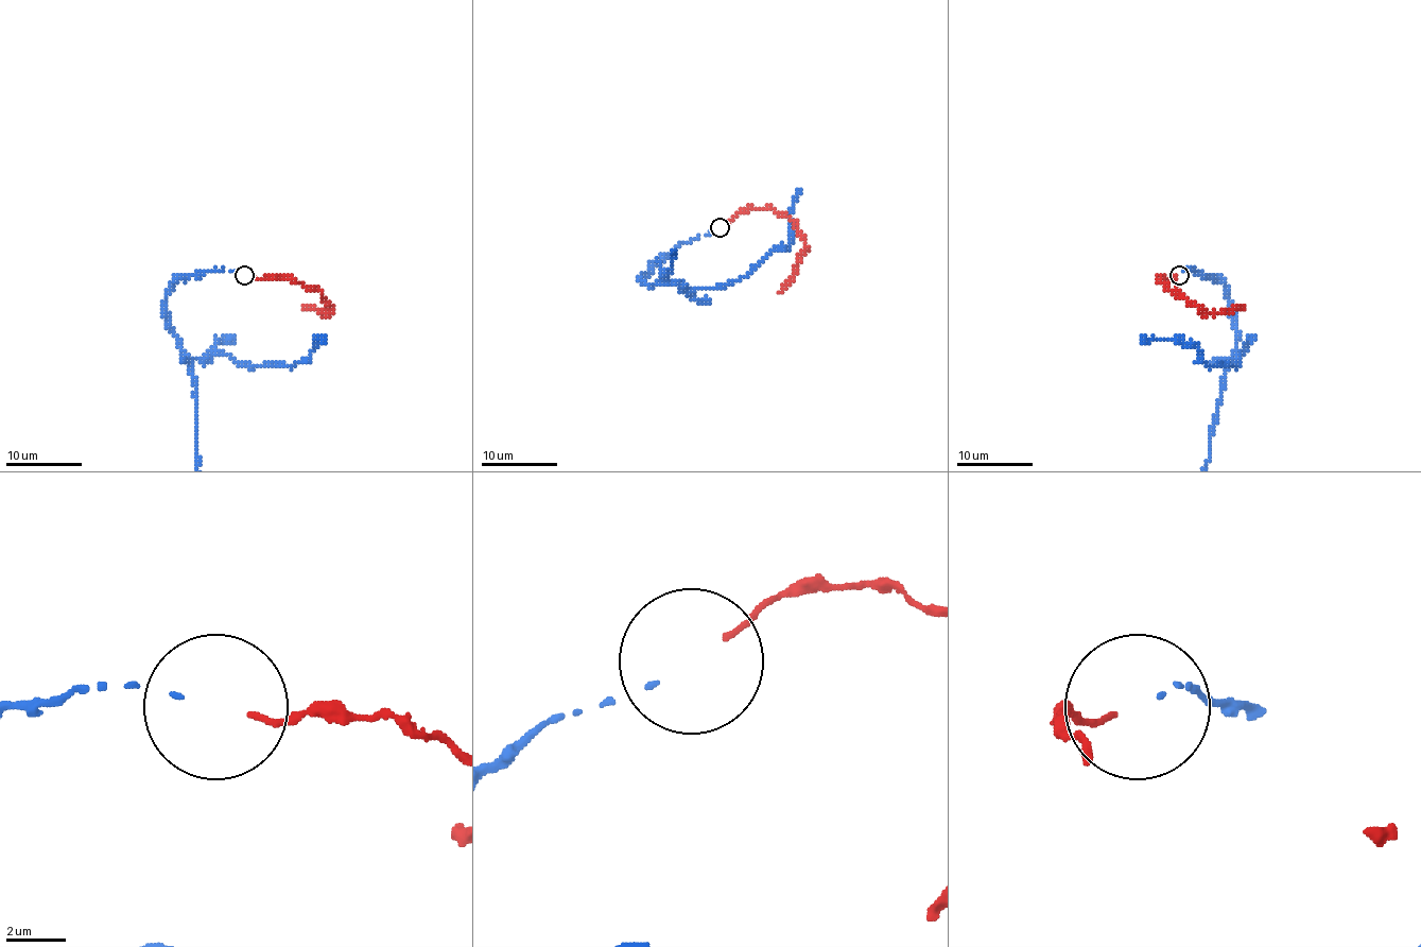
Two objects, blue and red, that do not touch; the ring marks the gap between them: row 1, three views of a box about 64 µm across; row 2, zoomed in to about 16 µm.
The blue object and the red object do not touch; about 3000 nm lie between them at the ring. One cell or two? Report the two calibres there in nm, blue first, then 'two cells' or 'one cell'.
130 nm thick on the blue side, 190 nm on the other; one cell

